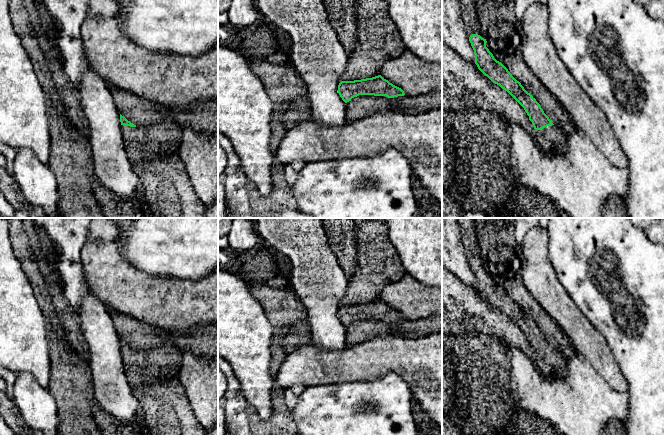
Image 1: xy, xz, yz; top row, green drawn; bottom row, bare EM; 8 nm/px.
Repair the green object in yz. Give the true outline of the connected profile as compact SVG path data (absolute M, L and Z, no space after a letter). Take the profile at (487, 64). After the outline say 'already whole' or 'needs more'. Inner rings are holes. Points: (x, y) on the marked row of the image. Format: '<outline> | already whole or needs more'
M472 34L469 41L474 50L475 64L493 83L507 91L525 110L535 129L537 142L545 152L557 153L565 146L565 137L544 113L536 99L528 93L508 69L489 51L486 39Z | needs more

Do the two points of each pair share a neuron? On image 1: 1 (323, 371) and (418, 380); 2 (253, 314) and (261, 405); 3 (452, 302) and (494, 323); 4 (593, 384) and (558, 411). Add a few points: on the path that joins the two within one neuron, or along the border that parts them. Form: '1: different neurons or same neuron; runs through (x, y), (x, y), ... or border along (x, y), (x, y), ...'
1: same neuron; runs through (347, 365), (394, 364)
2: same neuron; runs through (253, 337), (253, 375), (256, 382)
3: same neuron; runs through (462, 310), (484, 318)
4: same neuron; runs through (584, 393), (575, 402), (567, 402)

